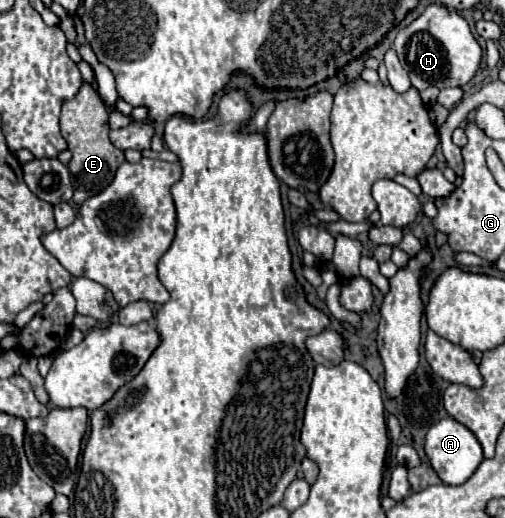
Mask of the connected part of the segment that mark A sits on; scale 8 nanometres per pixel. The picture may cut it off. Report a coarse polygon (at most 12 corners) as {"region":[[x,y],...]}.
{"region":[[449,416],[429,428],[425,454],[445,484],[483,460],[477,438]]}

